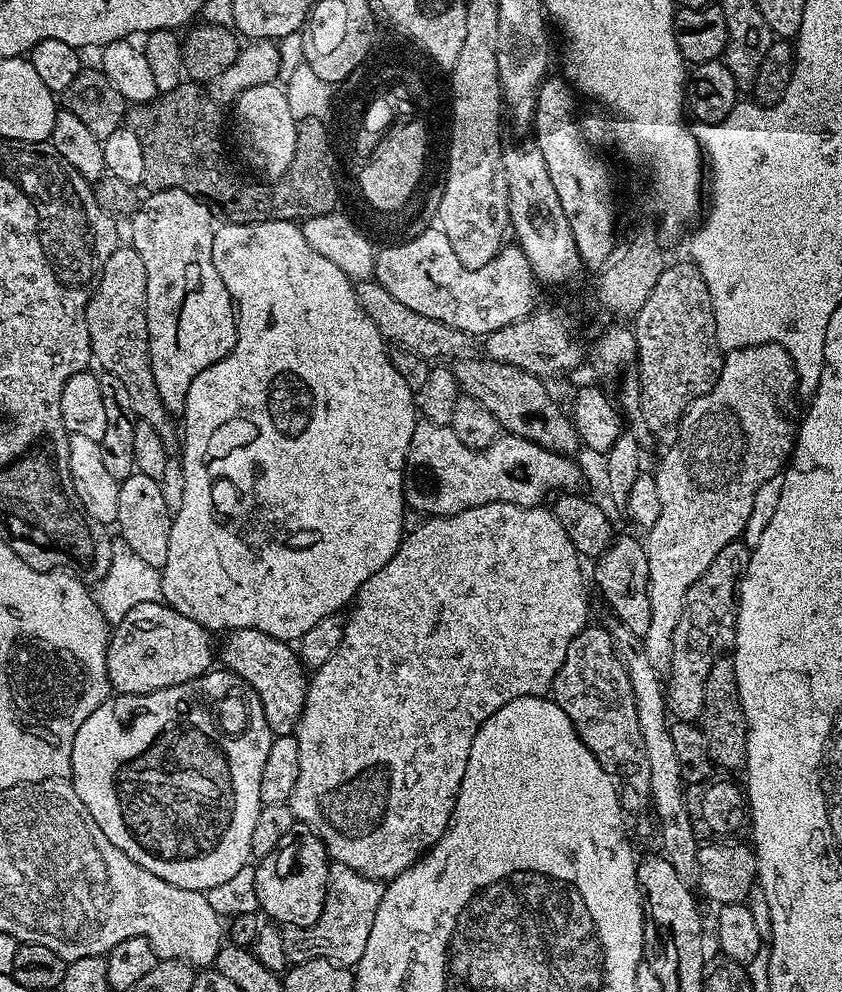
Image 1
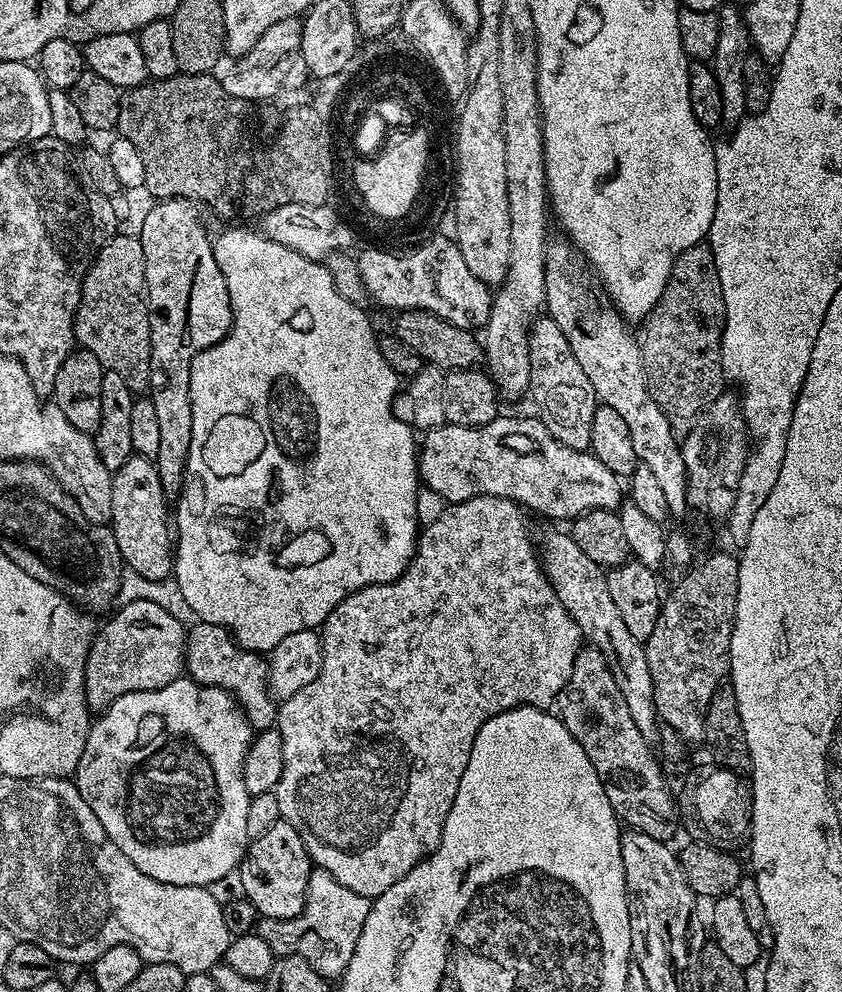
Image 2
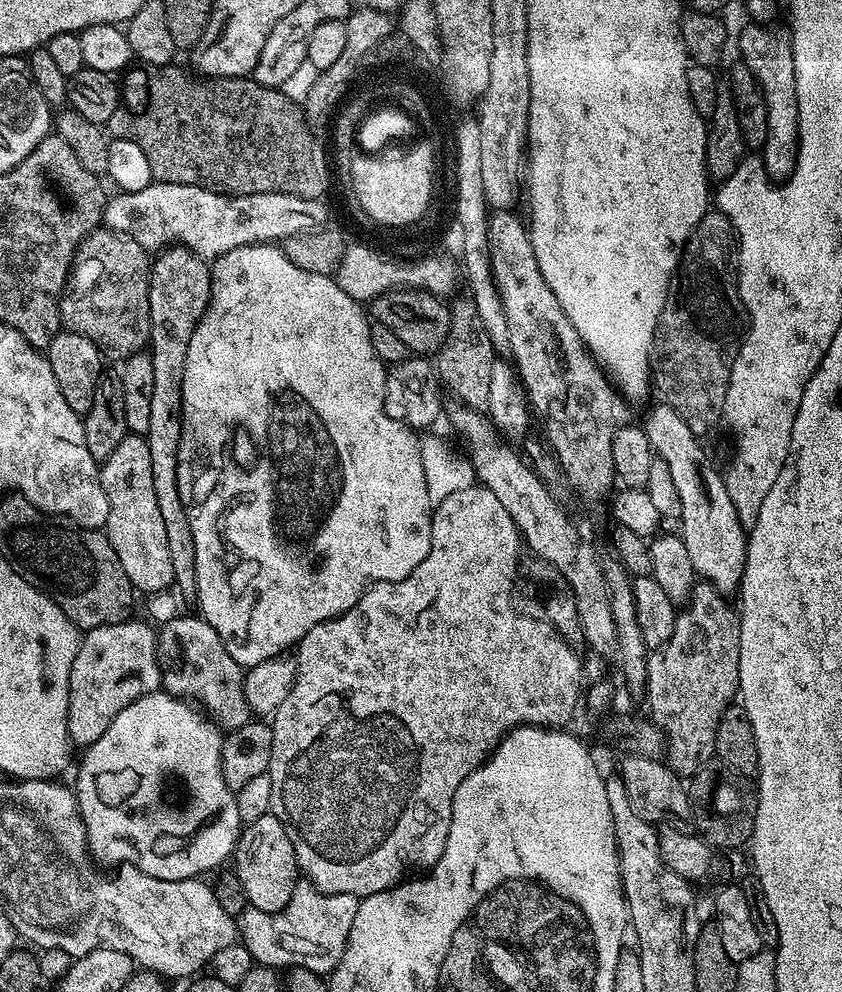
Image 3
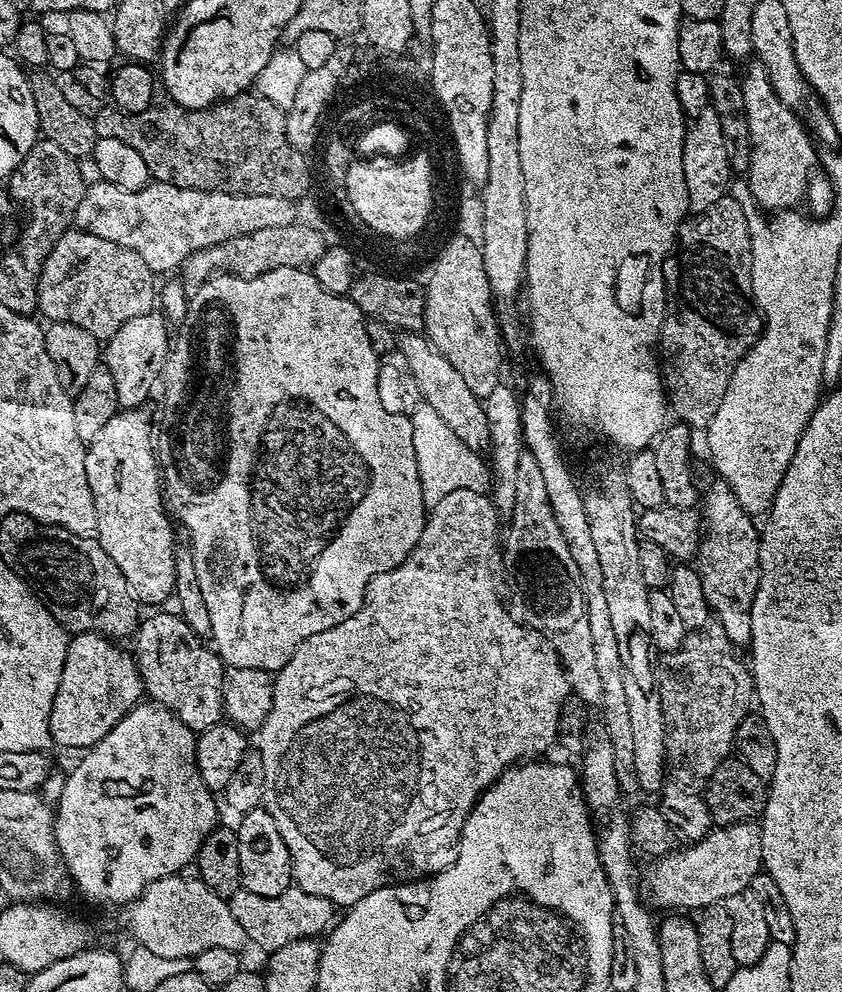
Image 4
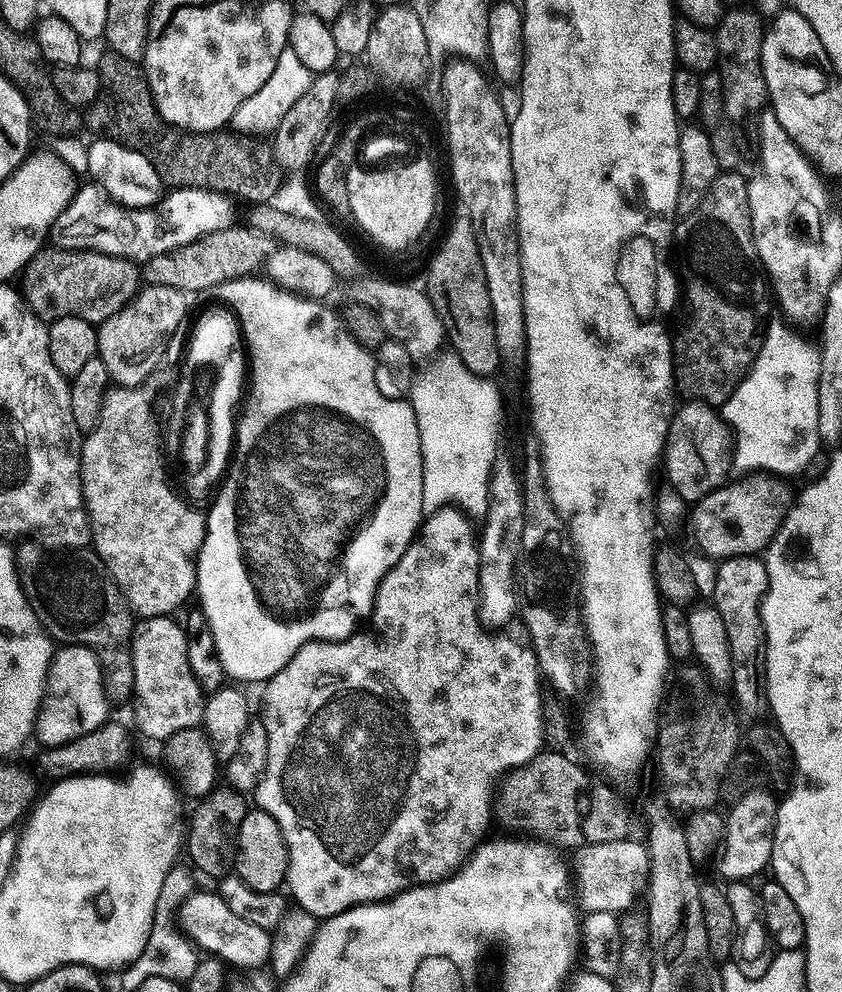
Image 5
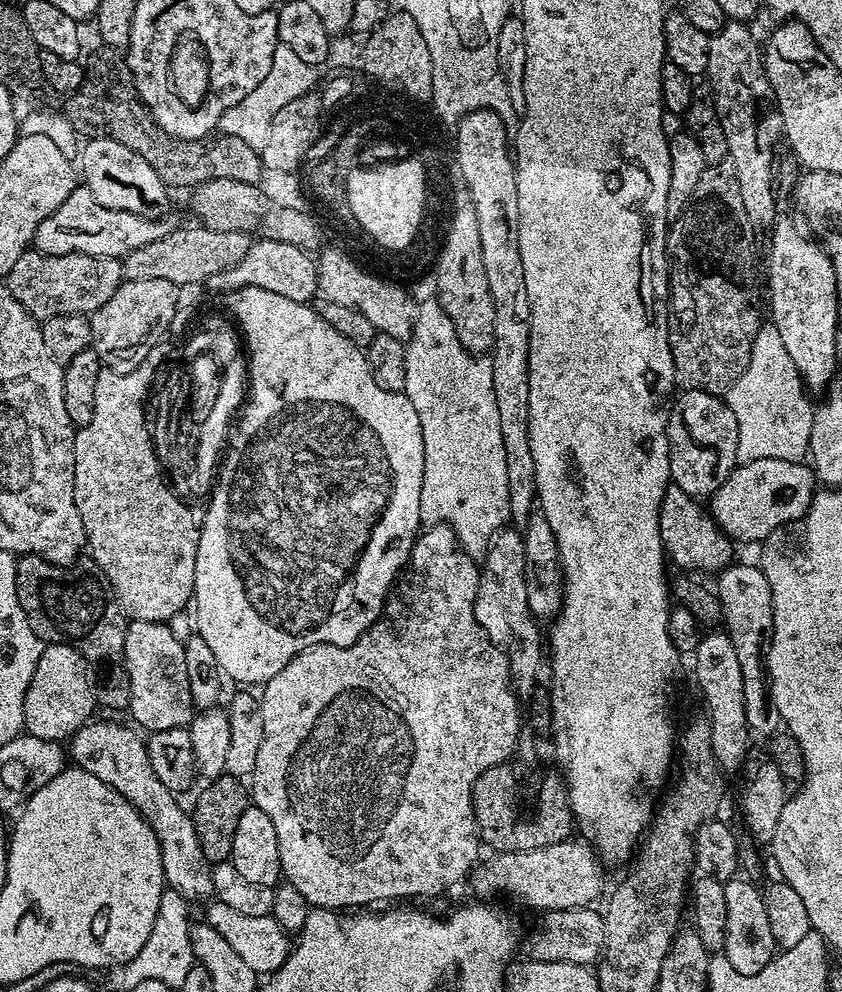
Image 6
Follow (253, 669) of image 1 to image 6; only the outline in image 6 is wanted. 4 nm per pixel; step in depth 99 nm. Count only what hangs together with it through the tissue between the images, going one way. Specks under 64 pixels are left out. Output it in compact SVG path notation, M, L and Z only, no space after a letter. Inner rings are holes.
M129 620L126 630L124 661L130 674L127 711L132 712L131 719L141 729L148 728L149 733L183 728L191 724L194 715L190 682L186 679L184 640L176 637L168 627L167 623Z

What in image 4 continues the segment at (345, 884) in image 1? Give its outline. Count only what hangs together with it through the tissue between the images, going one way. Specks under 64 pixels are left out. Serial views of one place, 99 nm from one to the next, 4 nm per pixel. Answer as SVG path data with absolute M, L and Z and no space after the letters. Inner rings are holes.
M242 886L227 899L230 914L238 918L238 926L246 930L249 941L264 951L264 954L276 952L295 940L306 940L319 937L329 931L333 923L334 906L326 898L318 898L318 894L306 894L306 890L295 886L288 888L274 898L262 898L258 894L250 894Z

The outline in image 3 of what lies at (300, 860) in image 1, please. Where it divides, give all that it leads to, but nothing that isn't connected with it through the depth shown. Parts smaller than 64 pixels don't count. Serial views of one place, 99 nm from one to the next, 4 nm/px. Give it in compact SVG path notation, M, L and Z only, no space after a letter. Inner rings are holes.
M271 814L258 818L258 822L247 825L240 833L240 841L236 844L234 875L240 880L245 891L247 903L258 910L277 912L290 902L294 894L294 886L301 879L302 873L296 866L294 846L290 842L290 834L282 826L277 816Z

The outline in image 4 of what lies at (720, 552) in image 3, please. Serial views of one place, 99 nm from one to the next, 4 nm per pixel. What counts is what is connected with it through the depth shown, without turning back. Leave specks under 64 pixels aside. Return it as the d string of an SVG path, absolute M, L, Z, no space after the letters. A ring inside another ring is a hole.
M716 482L709 492L705 491L702 496L702 520L706 525L706 535L703 537L698 553L698 571L702 578L702 594L706 594L711 615L715 623L730 638L730 642L737 646L751 645L750 620L752 607L754 606L754 594L758 594L758 582L760 581L760 537L758 528L755 528L753 517L734 498L728 485Z

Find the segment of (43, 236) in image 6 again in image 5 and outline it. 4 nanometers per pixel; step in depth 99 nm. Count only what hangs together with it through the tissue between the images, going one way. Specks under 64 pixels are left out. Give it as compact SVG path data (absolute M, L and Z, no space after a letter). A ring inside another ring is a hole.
M88 182L85 188L84 185L77 187L72 201L52 223L50 240L57 248L82 248L120 256L123 260L147 262L235 225L238 218L232 204L236 205L231 195L208 188L173 188L150 208L127 208L113 200L105 188Z

